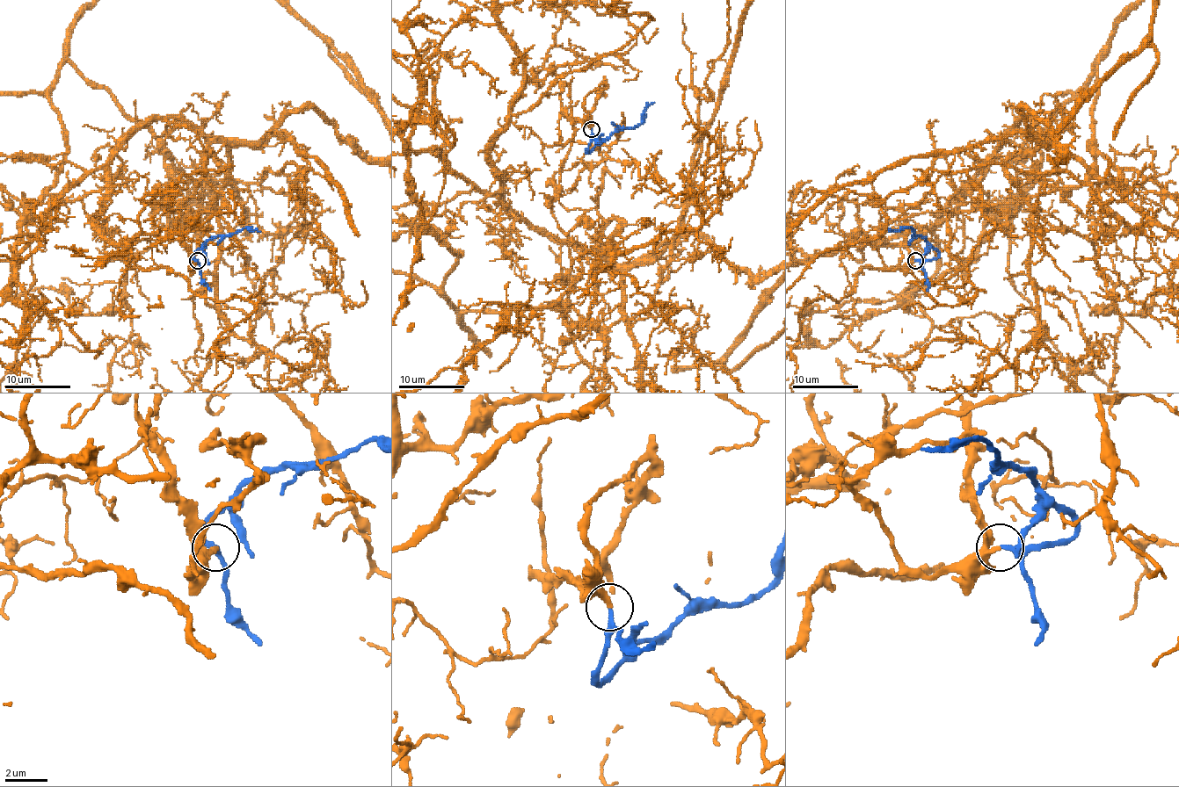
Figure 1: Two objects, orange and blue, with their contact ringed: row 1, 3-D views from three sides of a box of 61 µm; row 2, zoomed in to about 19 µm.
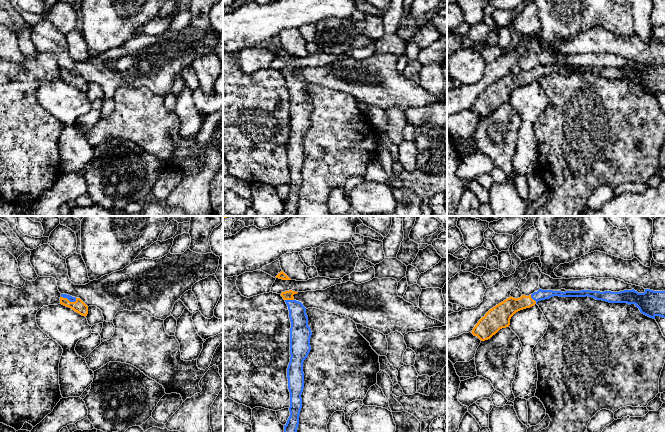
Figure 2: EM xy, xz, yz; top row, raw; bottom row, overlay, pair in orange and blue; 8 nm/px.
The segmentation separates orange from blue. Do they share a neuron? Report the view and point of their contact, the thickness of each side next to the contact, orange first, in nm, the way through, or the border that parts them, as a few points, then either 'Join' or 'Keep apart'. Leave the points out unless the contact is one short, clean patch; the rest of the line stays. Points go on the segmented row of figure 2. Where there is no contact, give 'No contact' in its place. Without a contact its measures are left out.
Touches orange at xy (68, 300). Thickness 100 nm (orange) against 50 nm. Keep apart

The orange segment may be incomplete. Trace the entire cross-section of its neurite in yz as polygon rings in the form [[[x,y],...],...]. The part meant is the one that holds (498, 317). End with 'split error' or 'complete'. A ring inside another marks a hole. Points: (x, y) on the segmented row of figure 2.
[[[531,295],[520,298],[509,297],[490,309],[472,330],[472,334],[481,341],[490,339],[500,329],[509,327],[511,317],[518,311],[530,308],[536,304]]]; complete

